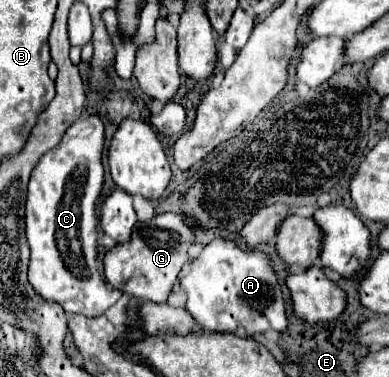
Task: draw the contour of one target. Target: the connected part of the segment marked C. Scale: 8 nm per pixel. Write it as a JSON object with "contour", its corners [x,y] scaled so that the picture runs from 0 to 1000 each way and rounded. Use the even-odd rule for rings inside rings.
{"contour":[[[231,302],[206,313],[175,340],[154,387],[129,398],[103,419],[93,451],[82,451],[72,488],[72,531],[67,531],[67,631],[77,653],[77,706],[72,706],[72,748],[87,775],[113,796],[134,796],[165,817],[165,828],[211,833],[226,844],[262,838],[298,796],[314,785],[298,764],[272,764],[272,748],[252,711],[252,568],[247,541],[267,488],[267,329],[257,308]]]}

